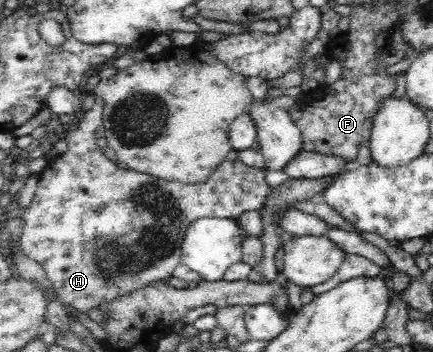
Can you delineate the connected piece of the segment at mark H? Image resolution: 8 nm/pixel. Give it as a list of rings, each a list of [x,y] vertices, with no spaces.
[[[99,103],[94,111],[86,111],[81,120],[75,121],[69,128],[64,130],[65,140],[67,142],[67,149],[59,153],[56,157],[48,161],[47,166],[40,172],[40,180],[38,180],[38,188],[36,194],[26,210],[22,210],[19,214],[24,221],[24,228],[20,236],[20,245],[25,254],[32,260],[40,263],[47,274],[48,280],[52,282],[55,288],[57,298],[63,306],[70,306],[74,308],[77,314],[72,314],[74,319],[78,319],[80,314],[88,314],[92,308],[98,308],[100,304],[108,304],[116,298],[128,296],[140,288],[152,286],[154,282],[162,282],[166,278],[170,279],[172,271],[176,266],[181,264],[181,242],[184,240],[184,235],[188,225],[199,218],[229,218],[238,221],[240,215],[247,210],[259,210],[264,204],[266,196],[268,196],[271,186],[266,183],[265,171],[266,169],[254,168],[253,166],[246,166],[238,159],[235,161],[223,160],[213,171],[208,175],[208,178],[199,183],[182,183],[178,181],[168,181],[162,178],[153,177],[150,174],[136,172],[134,170],[118,168],[114,161],[110,161],[103,153],[102,149],[96,144],[96,129],[103,126],[104,114],[100,110]]]

